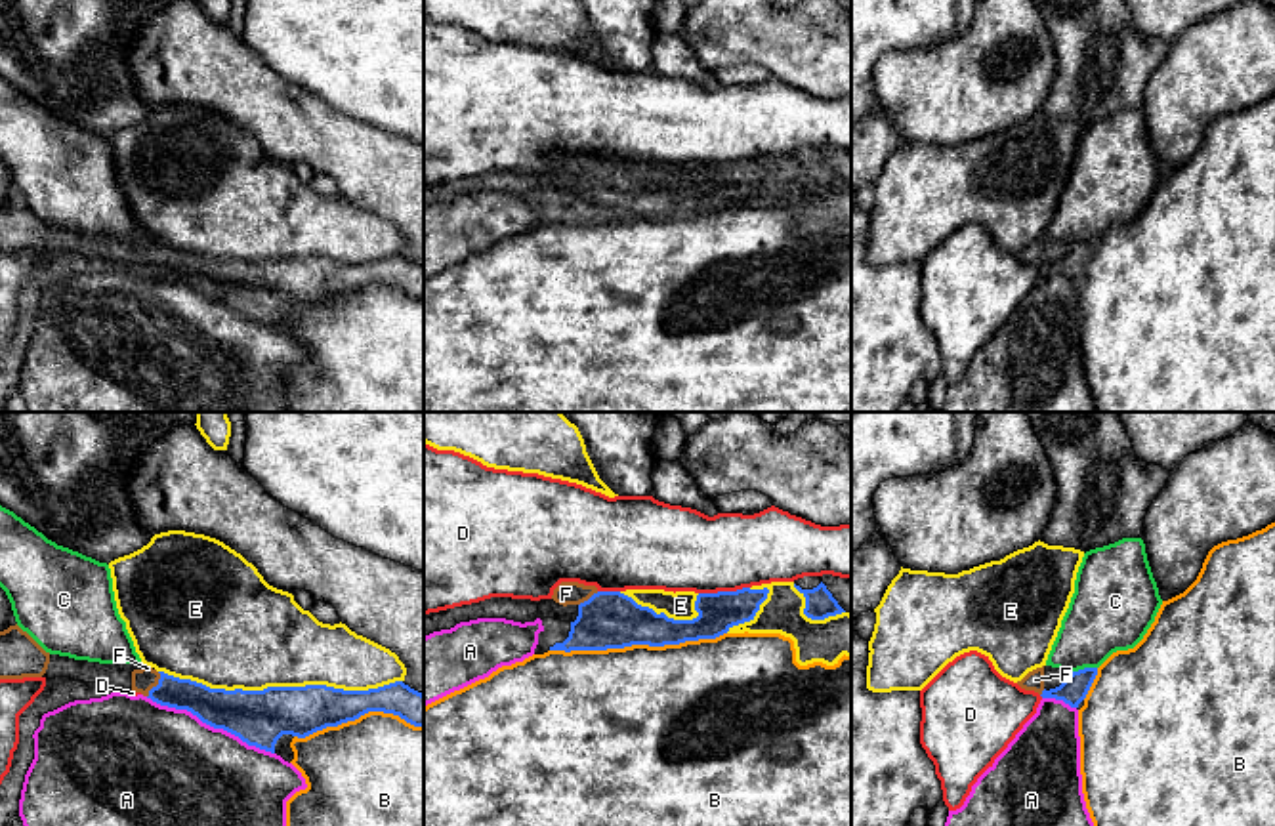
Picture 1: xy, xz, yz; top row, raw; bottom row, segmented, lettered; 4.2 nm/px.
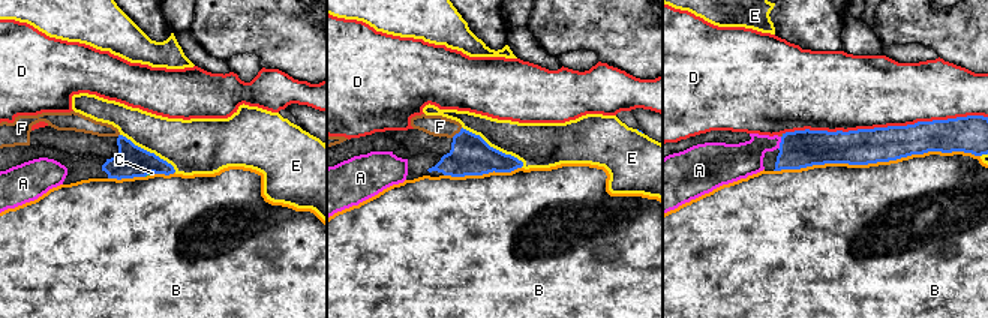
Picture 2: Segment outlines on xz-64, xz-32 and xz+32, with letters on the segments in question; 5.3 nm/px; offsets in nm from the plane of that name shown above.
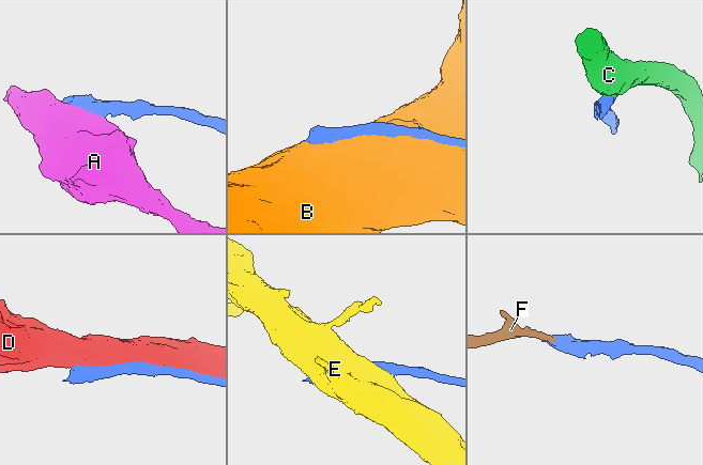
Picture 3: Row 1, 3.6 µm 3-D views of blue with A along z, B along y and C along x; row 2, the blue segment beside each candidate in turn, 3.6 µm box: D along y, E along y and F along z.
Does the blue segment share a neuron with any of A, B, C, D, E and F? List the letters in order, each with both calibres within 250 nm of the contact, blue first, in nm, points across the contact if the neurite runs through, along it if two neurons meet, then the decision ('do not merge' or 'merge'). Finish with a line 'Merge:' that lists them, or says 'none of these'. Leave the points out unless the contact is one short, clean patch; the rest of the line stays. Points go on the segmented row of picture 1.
A: calibres 240 and 480 nm; do not merge
B: calibres 240 and 480 nm; do not merge
C: calibres 110 and 320 nm; border yz (1096, 666), (1071, 672); do not merge
D: calibres 160 and 360 nm; do not merge
E: calibres 240 and 460 nm; do not merge
F: calibres 160 and 100 nm; way xy (212, 706), (157, 685), (144, 680); merge
Merge: F

